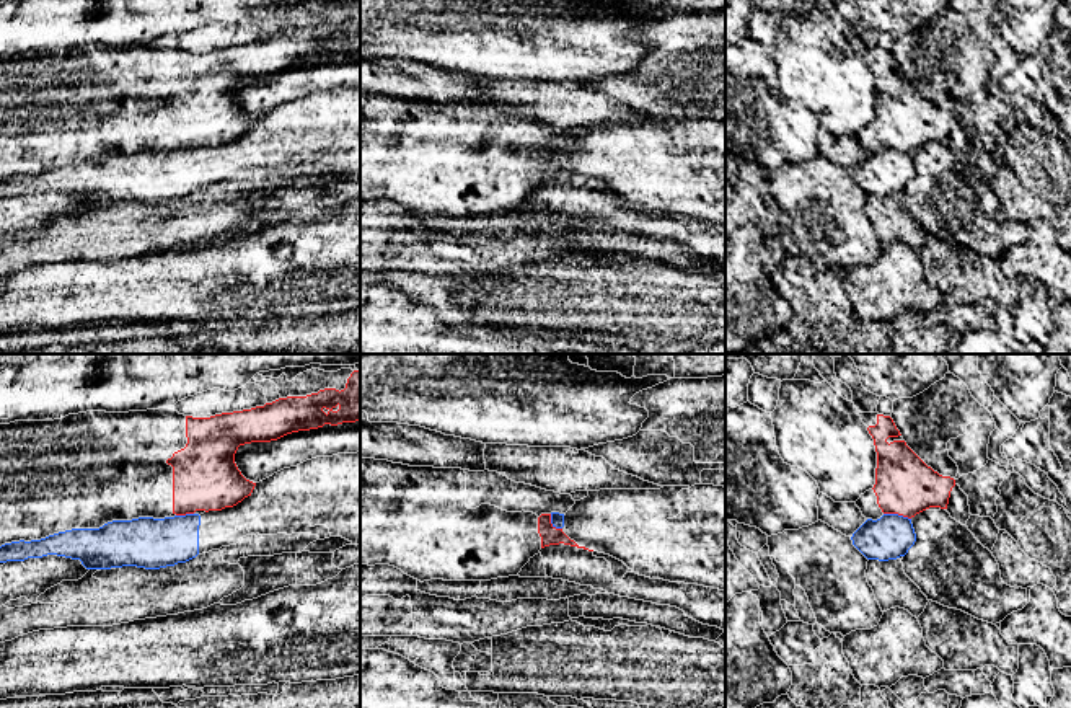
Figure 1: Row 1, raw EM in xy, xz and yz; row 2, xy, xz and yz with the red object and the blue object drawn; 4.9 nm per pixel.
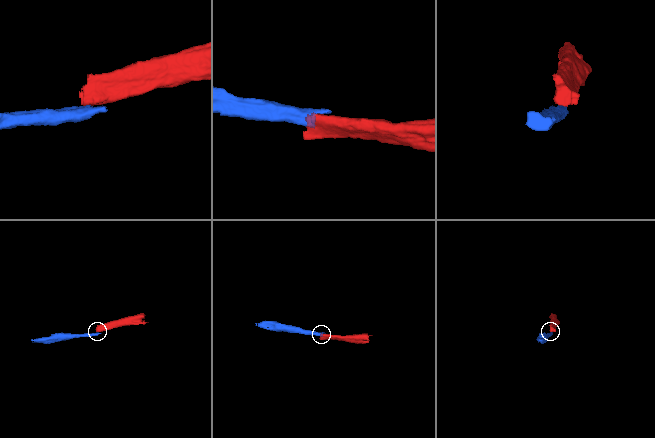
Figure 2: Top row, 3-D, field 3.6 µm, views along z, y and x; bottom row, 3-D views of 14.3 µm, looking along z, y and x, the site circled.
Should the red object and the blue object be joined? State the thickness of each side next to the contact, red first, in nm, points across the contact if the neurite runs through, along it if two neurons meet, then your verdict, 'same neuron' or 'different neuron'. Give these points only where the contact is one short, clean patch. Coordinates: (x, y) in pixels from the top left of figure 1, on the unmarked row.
300/220 nm | along yz (884, 147), (897, 147), (910, 154) | different neuron

